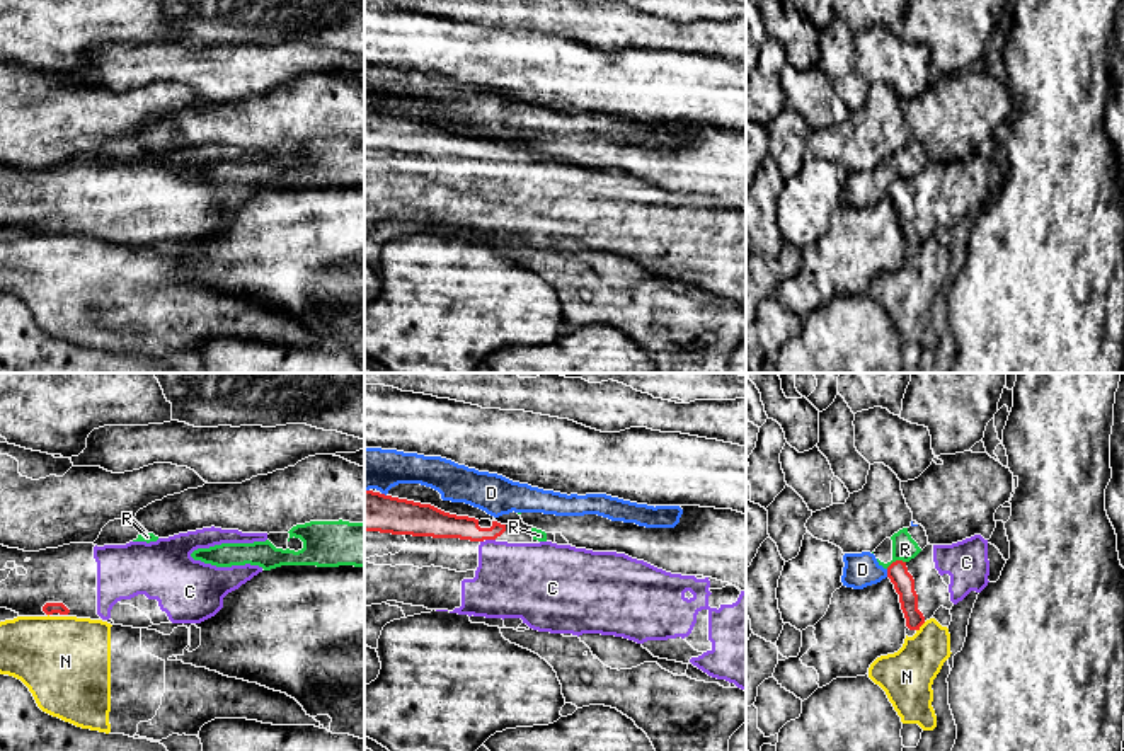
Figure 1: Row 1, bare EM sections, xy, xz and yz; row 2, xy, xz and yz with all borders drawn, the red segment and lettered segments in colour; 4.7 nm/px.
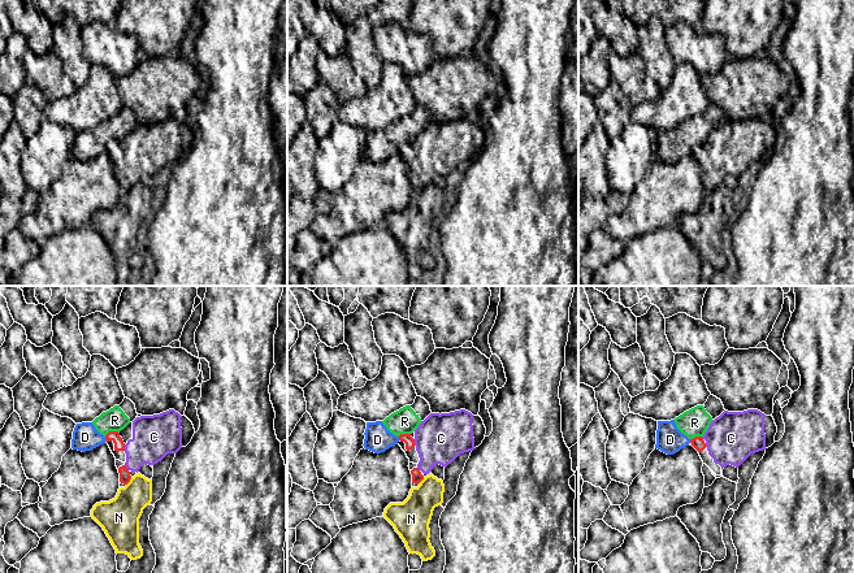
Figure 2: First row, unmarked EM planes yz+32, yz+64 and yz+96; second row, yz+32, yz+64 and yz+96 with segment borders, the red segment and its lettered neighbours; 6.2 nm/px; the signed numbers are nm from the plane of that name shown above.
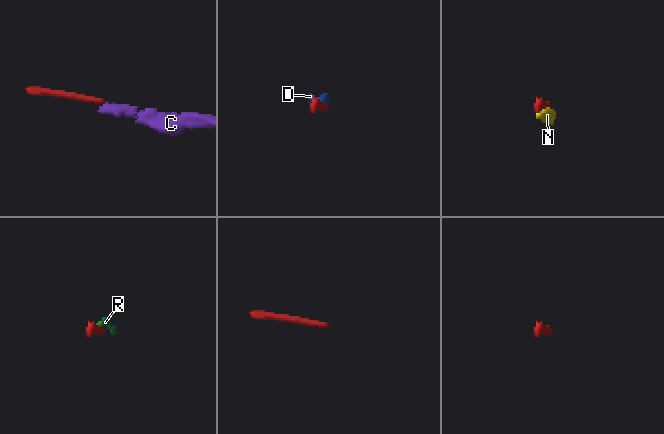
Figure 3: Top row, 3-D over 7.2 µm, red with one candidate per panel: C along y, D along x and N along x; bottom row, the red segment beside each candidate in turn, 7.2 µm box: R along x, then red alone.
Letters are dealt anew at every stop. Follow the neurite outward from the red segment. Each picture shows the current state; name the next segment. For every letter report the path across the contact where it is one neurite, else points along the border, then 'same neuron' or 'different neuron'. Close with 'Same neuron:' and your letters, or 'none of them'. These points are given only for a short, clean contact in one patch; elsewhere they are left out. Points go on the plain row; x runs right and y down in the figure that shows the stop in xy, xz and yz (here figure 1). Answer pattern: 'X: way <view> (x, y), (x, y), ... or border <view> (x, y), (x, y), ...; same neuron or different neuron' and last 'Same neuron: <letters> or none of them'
C: way xz (440, 143), (464, 145), (491, 157), (491, 169), (521, 200); same neuron
D: different neuron
N: different neuron
R: border yz (905, 179), (894, 179), (886, 186); different neuron
Same neuron: C

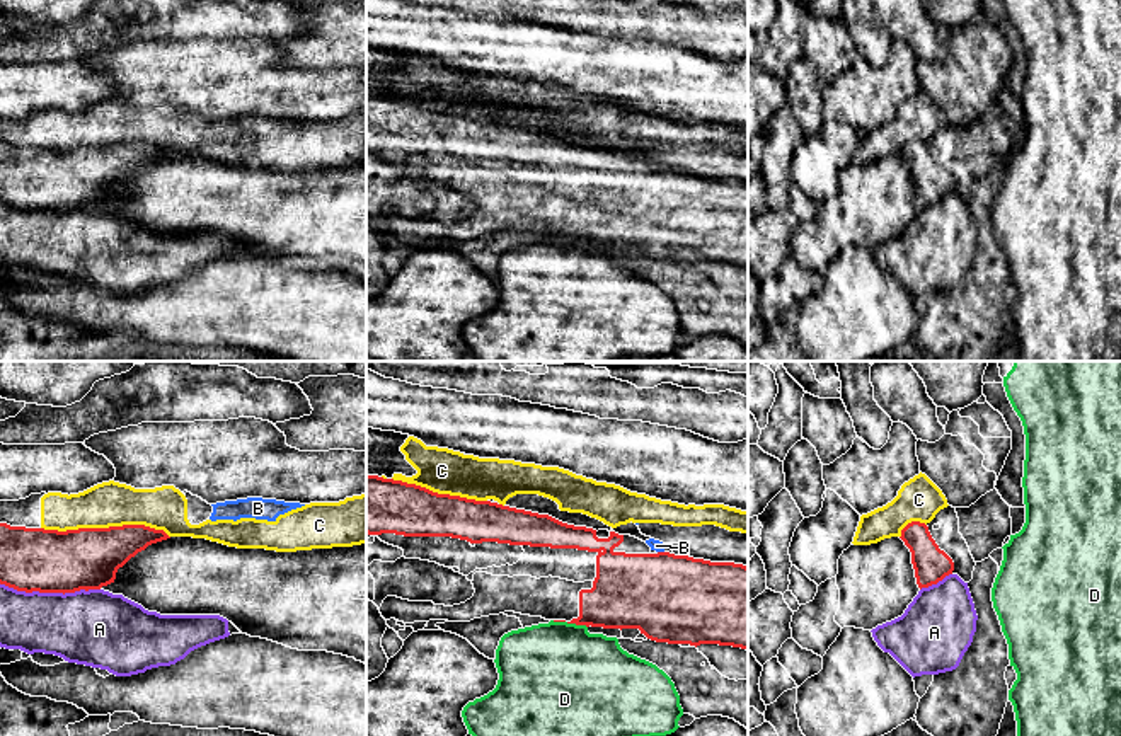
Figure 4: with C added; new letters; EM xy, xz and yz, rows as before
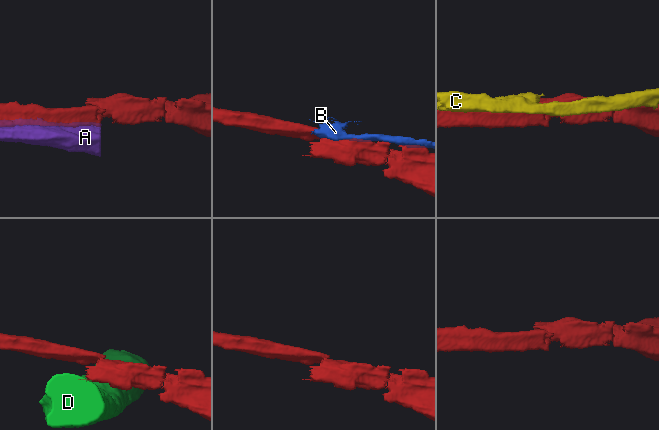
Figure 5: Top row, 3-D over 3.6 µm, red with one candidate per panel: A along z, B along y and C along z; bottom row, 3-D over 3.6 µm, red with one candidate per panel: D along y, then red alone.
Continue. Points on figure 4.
A: different neuron
B: different neuron
C: different neuron
D: border xz (552, 239), (574, 241), (586, 246); different neuron
Same neuron: none of them

